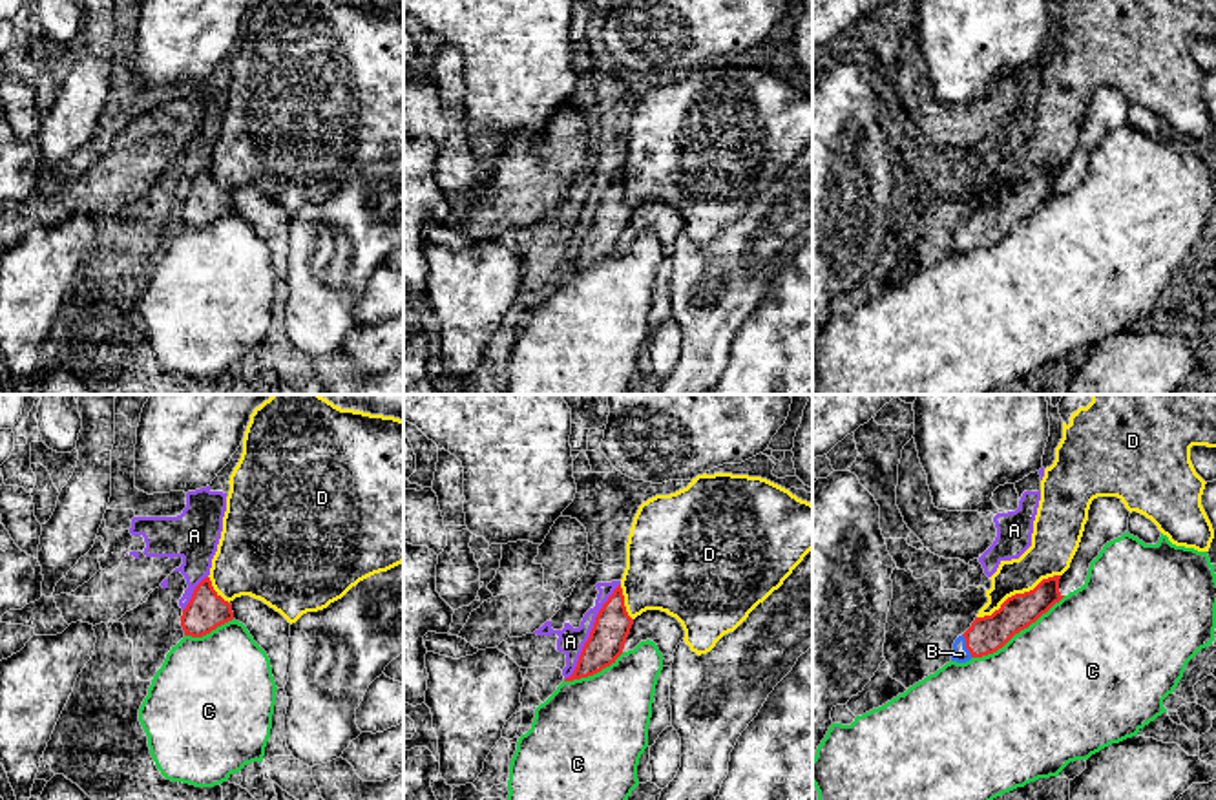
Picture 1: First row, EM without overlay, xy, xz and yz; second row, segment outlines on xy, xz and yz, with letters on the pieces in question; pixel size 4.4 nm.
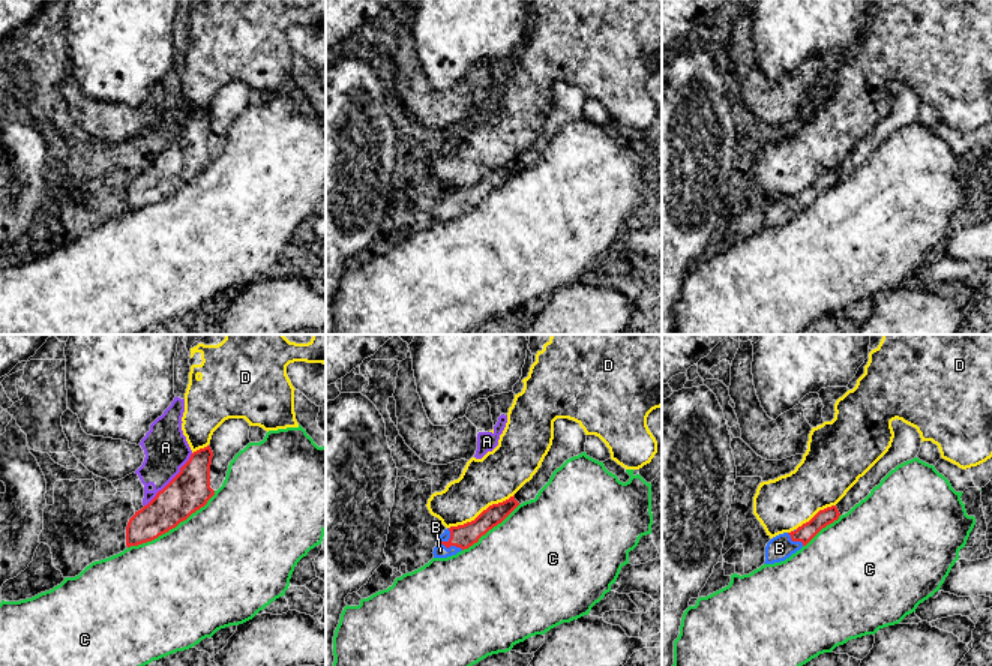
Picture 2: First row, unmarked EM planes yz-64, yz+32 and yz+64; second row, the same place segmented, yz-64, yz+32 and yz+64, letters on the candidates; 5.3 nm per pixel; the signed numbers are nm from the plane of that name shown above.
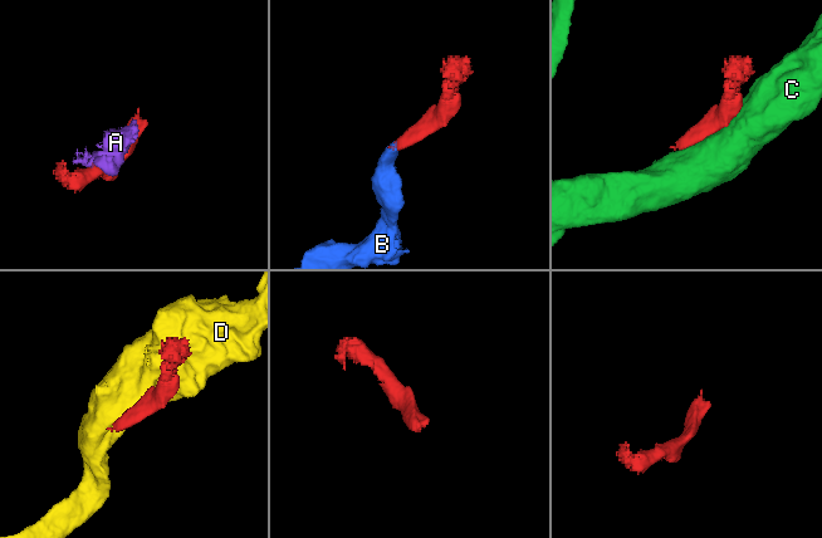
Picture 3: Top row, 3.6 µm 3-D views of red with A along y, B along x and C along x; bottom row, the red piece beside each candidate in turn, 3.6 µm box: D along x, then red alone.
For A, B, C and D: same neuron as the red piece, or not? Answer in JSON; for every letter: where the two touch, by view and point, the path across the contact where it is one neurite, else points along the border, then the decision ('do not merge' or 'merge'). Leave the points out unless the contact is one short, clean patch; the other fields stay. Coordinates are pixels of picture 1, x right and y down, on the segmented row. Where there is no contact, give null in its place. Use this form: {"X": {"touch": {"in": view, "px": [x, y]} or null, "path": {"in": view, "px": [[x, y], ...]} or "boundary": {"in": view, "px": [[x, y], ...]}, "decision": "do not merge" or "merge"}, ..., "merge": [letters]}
{"A": {"touch": {"in": "xz", "px": [590, 632]}, "decision": "do not merge"}, "B": {"touch": {"in": "yz", "px": [966, 645]}, "path": {"in": "yz", "px": [[986, 634], [966, 645], [961, 654]]}, "decision": "merge"}, "C": {"touch": {"in": "yz", "px": [1017, 632]}, "decision": "do not merge"}, "D": {"touch": {"in": "yz", "px": [1017, 594]}, "decision": "do not merge"}, "merge": ["B"]}

